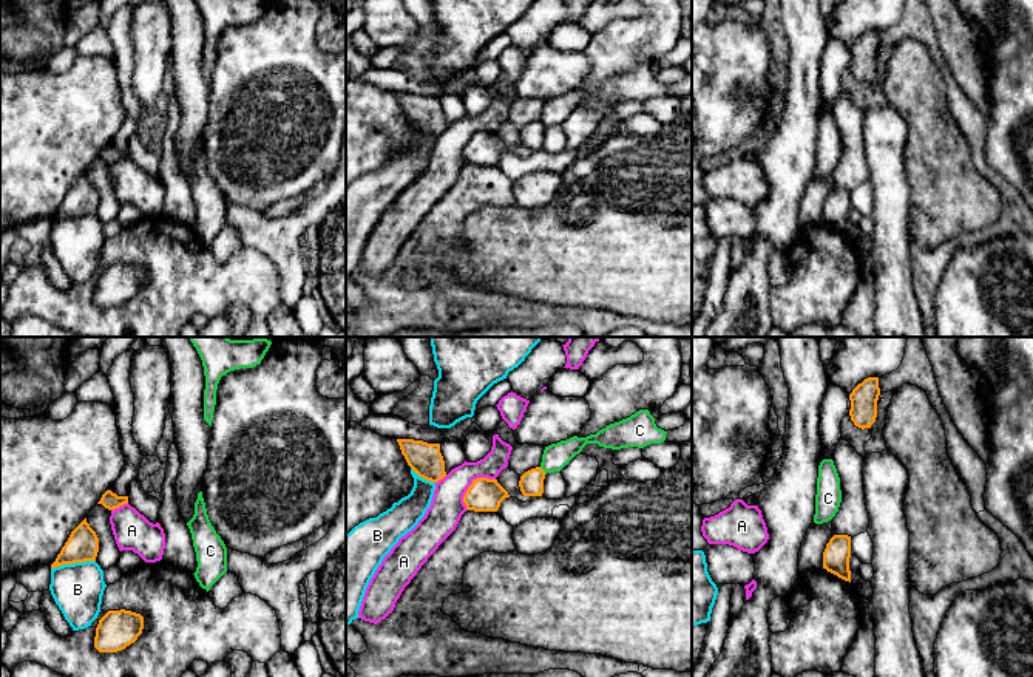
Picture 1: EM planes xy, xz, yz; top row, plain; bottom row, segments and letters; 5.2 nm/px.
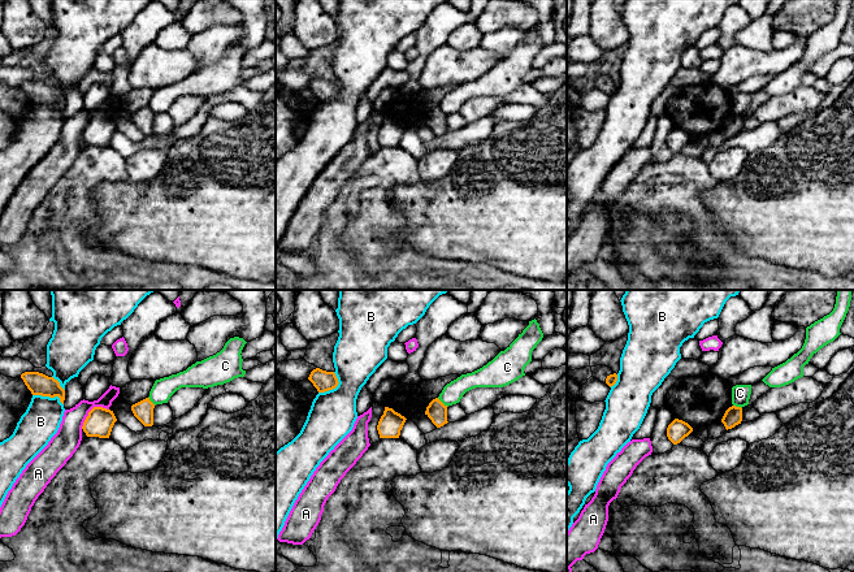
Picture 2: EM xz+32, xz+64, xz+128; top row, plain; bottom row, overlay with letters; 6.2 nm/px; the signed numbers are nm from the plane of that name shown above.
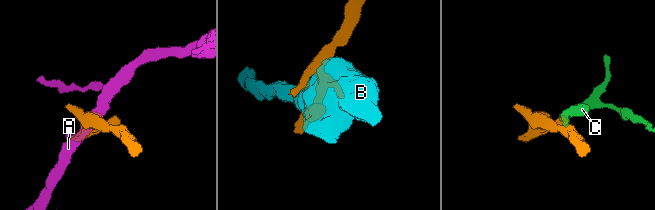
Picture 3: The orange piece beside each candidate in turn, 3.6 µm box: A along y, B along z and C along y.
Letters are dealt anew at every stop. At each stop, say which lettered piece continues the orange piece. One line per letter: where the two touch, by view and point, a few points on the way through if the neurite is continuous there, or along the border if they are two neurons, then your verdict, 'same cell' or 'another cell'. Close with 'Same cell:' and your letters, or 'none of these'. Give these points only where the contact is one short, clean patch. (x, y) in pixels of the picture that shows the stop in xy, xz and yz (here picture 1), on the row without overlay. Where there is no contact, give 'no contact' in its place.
A: contact xz (471, 138); another cell
B: contact xy (73, 217); border xy (94, 214), (59, 218), (51, 223); another cell
C: contact xz (542, 124); border xz (539, 121), (545, 127); another cell
Same cell: none of these

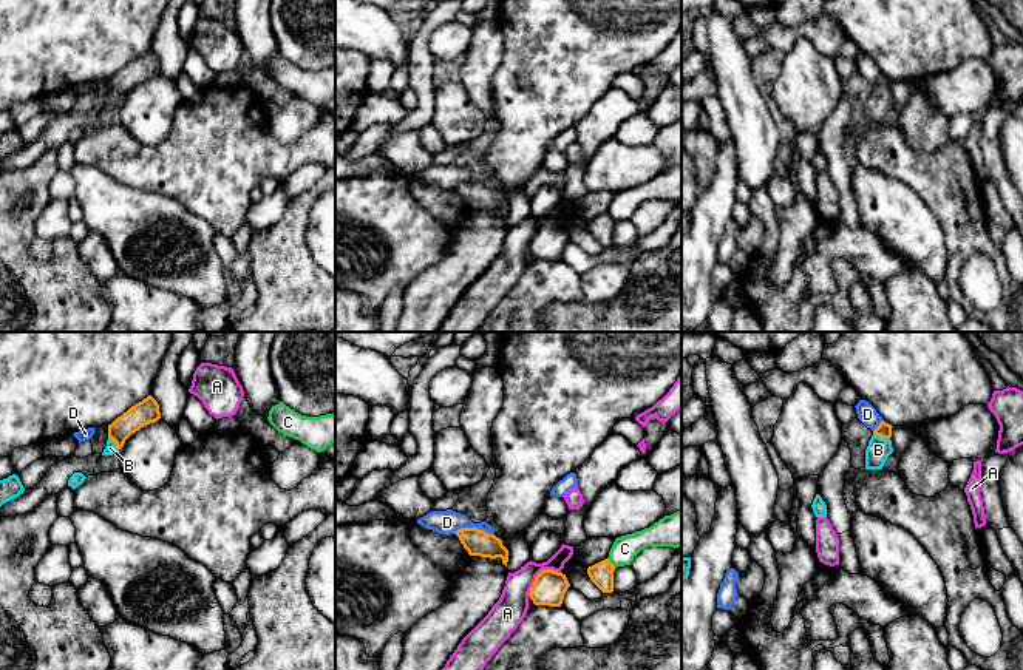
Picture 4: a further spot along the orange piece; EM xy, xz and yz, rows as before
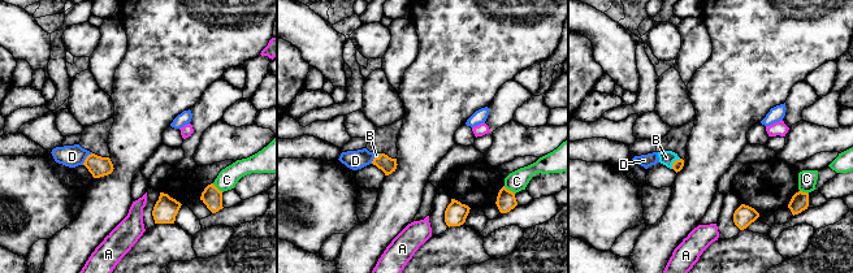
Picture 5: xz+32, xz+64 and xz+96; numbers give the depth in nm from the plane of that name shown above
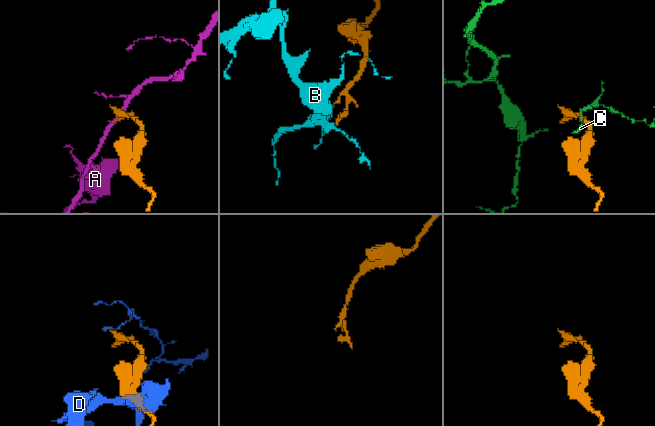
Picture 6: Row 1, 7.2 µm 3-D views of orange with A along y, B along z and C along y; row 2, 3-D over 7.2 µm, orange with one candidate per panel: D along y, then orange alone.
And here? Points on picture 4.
A: contact xz (538, 229); another cell
B: contact yz (881, 91); way yz (884, 84), (881, 91), (878, 104); same cell
C: contact xz (609, 216); border xz (608, 212), (615, 221); another cell
D: contact xz (473, 182); another cell
Same cell: B

